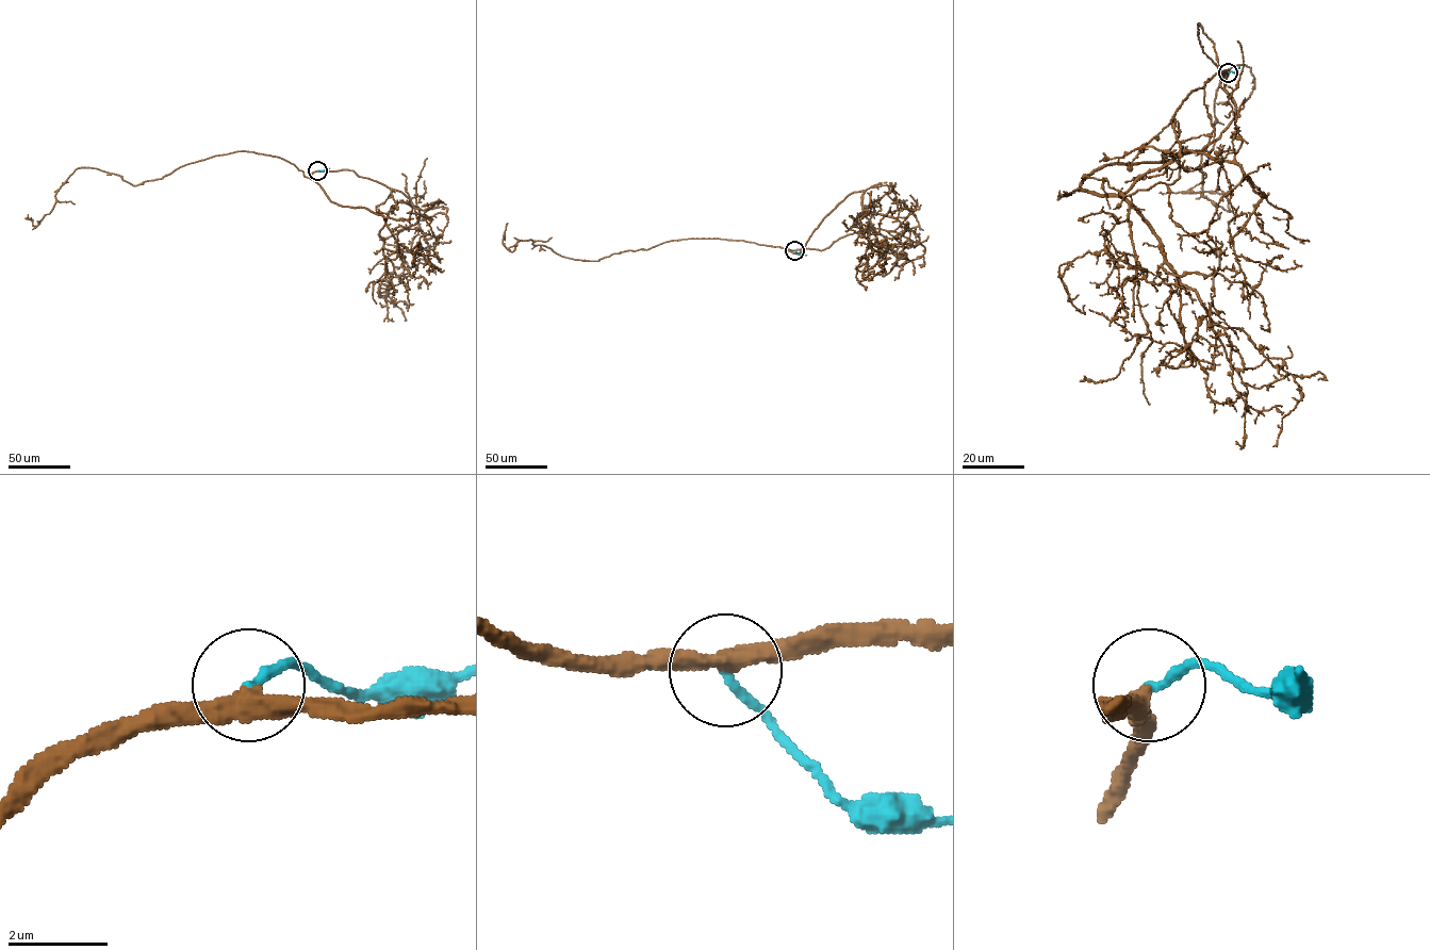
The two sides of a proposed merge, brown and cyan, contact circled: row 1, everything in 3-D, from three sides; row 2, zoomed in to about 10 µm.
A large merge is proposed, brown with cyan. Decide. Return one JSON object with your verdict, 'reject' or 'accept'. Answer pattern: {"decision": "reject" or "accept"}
{"decision": "accept"}

